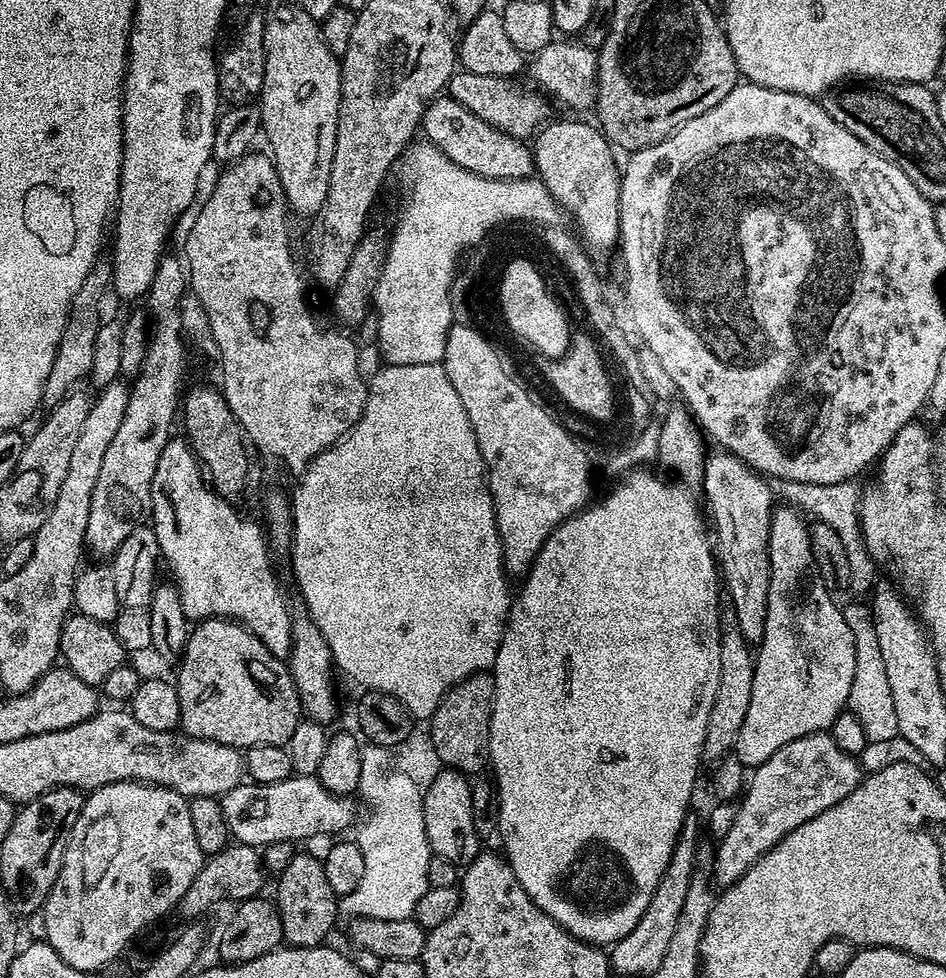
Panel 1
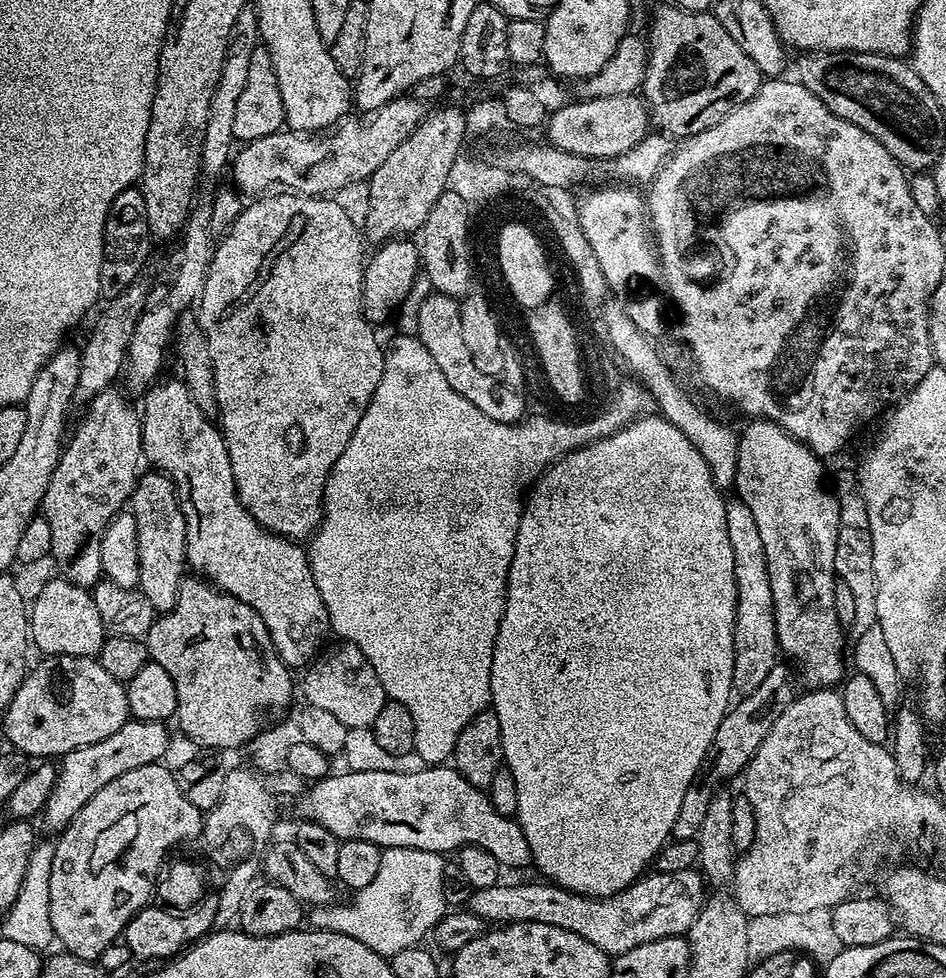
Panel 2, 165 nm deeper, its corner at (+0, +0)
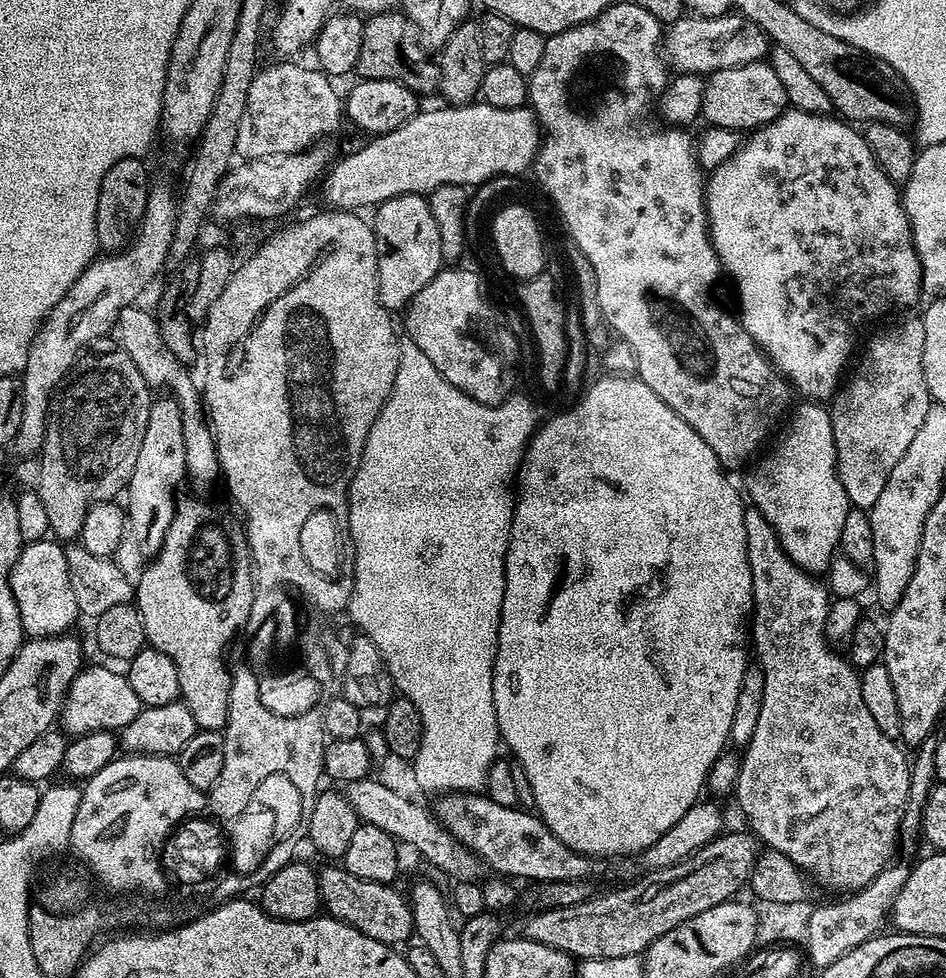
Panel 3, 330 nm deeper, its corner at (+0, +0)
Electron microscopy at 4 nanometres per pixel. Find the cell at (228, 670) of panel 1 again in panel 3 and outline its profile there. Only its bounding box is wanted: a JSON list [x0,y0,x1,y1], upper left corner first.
[134,499,254,732]

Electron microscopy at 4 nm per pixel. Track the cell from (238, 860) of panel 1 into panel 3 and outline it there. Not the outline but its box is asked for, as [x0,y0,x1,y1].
[320,866,413,946]

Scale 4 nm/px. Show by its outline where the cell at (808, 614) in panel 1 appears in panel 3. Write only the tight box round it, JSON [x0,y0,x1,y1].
[742,402,850,574]

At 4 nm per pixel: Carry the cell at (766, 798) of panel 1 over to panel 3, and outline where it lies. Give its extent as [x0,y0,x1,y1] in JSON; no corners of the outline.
[734,506,912,894]

